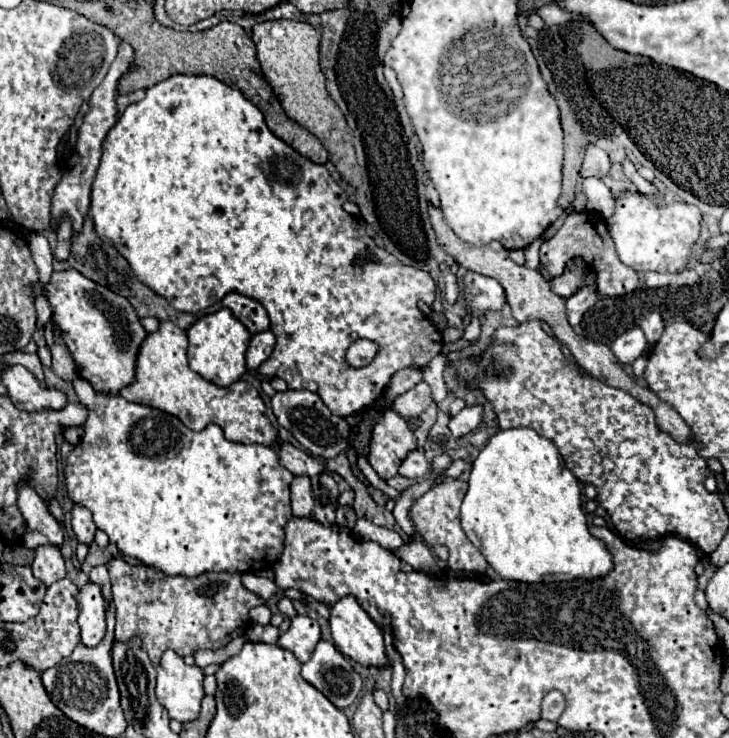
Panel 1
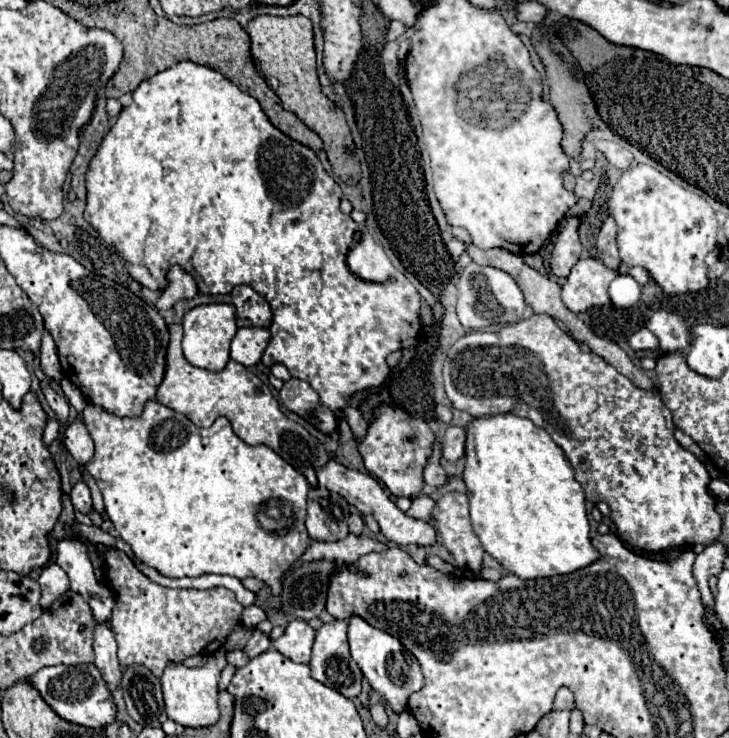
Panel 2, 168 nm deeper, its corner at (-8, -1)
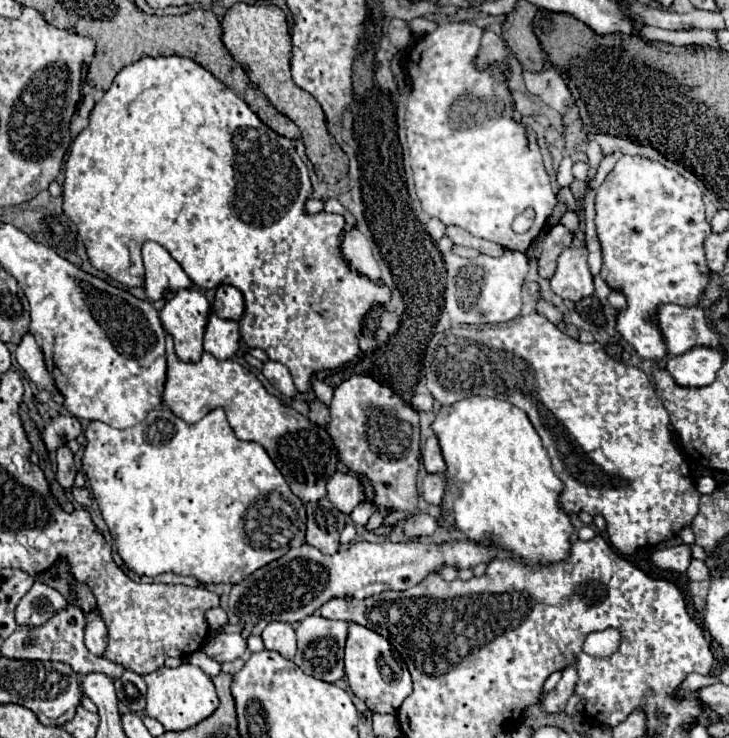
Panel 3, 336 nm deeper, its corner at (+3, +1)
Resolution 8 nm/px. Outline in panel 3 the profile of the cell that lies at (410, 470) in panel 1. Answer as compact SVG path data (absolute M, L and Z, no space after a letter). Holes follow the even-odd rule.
M427 474L423 478L423 496L429 504L441 504L443 480L441 480L439 474Z

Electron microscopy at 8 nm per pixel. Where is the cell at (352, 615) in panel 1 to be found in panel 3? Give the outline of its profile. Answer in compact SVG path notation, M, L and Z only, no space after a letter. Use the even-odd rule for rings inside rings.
M351 624L345 644L345 674L349 678L349 686L357 698L361 698L367 708L375 714L397 714L401 702L411 694L411 678L409 684L401 684L403 668L393 658L393 646L379 636L377 632Z

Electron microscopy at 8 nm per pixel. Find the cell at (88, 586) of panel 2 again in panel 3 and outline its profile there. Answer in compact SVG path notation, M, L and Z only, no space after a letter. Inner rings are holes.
M97 608L85 612L85 646L97 656L103 656L107 646L107 628Z

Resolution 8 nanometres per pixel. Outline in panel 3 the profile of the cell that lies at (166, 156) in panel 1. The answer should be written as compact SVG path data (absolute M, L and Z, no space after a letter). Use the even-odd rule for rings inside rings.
M159 56L159 58L141 58L129 66L125 66L113 80L113 86L105 92L105 96L95 104L89 126L73 140L69 160L65 164L65 182L63 182L63 210L77 224L77 230L85 242L91 264L97 270L107 272L113 280L125 286L143 286L143 260L141 246L147 240L159 242L169 254L181 264L185 274L199 288L217 288L221 284L231 284L239 288L245 296L245 314L239 322L243 342L249 348L261 348L275 362L281 362L293 376L293 382L301 394L313 390L313 380L317 372L331 372L347 366L349 362L357 362L361 358L359 336L363 336L365 316L375 306L385 306L391 300L391 288L385 284L375 284L365 276L359 276L349 270L347 262L341 258L339 242L345 226L345 218L339 214L307 214L305 202L309 200L313 186L309 180L309 170L301 156L295 150L295 140L287 140L285 136L273 132L265 126L241 100L233 90L229 90L221 80L217 80L211 72L201 68L191 58L181 56Z

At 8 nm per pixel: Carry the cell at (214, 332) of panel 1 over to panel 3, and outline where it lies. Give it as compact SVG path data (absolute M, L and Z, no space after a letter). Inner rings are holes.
M199 290L177 292L161 310L163 328L175 338L175 354L185 360L201 360L205 324L209 322L211 304Z

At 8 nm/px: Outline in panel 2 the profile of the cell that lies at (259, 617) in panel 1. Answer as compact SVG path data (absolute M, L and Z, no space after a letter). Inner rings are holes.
M252 604L252 606L246 606L246 608L240 612L240 620L242 620L242 624L246 624L246 626L254 626L254 624L266 620L266 612L264 612L262 608L258 608L258 606Z

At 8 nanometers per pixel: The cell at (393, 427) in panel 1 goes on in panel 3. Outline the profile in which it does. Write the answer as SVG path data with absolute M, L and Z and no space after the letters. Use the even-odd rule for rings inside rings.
M353 374L349 380L339 384L333 392L331 402L331 422L329 422L329 436L335 442L335 448L345 462L345 466L363 478L367 478L375 488L375 502L381 508L391 508L393 512L385 518L385 524L397 524L407 514L413 514L417 506L417 484L415 476L419 470L419 414L405 404L391 388L379 384L371 376Z

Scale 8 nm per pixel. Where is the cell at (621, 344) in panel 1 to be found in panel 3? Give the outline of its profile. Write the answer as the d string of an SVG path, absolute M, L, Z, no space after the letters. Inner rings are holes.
M623 156L615 168L607 174L605 182L595 192L595 224L597 236L603 250L601 276L607 280L609 288L621 290L627 296L627 308L619 310L617 330L635 348L635 352L645 360L663 360L667 356L661 332L655 324L647 322L659 304L681 304L691 306L703 294L709 282L709 268L703 254L703 242L711 234L711 226L705 220L703 194L693 184L687 182L677 172L661 166L659 162L647 160L643 156Z

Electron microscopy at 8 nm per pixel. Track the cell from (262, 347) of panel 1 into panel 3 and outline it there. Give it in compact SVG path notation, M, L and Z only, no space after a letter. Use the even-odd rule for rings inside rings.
M215 314L209 316L209 324L205 330L203 348L213 354L217 360L229 360L239 350L239 324L235 320L221 320Z

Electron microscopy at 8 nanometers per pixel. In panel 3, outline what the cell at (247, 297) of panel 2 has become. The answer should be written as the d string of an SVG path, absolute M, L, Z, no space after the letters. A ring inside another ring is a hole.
M233 286L217 288L213 312L227 320L241 320L241 312L245 312L245 300L243 300L241 292Z

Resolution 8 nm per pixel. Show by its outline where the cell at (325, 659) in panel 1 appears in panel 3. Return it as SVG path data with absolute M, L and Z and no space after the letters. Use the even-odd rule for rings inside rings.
M311 614L307 616L301 626L297 628L297 656L295 656L295 664L309 676L319 678L323 682L335 684L337 680L341 680L345 676L345 668L343 668L343 646L345 646L345 638L347 638L347 622L341 620L329 620L323 618L319 614Z

